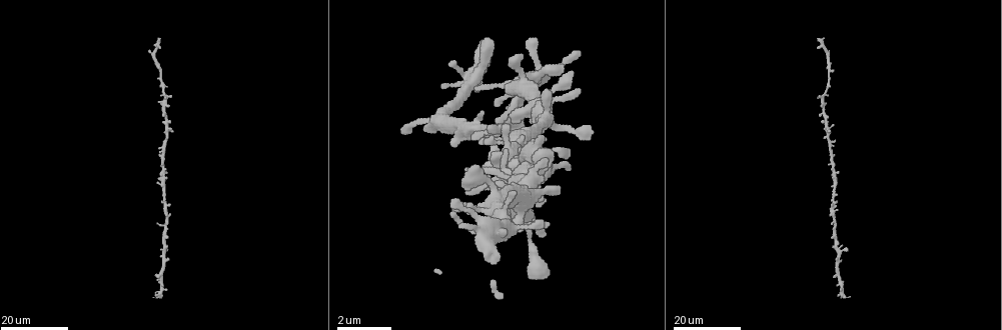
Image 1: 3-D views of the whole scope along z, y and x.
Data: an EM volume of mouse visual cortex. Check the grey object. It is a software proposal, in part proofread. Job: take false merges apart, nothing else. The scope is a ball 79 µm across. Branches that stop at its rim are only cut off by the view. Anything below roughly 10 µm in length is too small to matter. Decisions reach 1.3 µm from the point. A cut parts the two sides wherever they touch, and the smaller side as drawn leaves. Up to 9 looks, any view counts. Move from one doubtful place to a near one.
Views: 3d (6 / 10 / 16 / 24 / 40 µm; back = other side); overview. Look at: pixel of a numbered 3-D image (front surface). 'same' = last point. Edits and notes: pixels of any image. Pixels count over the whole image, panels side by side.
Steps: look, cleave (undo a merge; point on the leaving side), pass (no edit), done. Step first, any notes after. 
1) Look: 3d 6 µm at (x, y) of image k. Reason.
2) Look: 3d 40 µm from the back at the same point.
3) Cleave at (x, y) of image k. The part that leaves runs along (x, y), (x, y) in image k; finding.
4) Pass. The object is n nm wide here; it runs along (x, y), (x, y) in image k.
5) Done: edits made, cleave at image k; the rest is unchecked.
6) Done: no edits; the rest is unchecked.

Look: 3d 24 µm at (162, 80) of image 1. Two arms in line, one across.

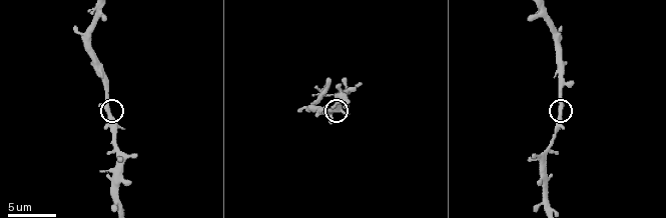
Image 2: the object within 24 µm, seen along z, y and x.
Look: 3d 6 µm at (561, 109) of image 2.

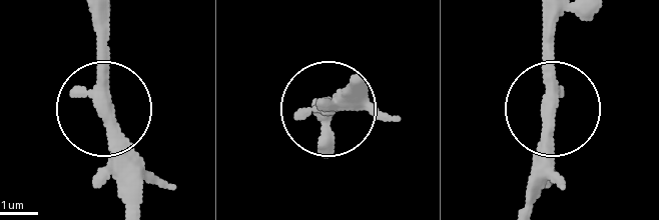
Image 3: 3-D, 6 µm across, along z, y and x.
Pass. 3 arms meet here; it runs along (128, 203), (106, 98), (106, 15) in image 3; continuous, no second cell.

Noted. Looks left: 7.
Look: 3d 24 µm at (164, 259) of image 1. Calibre changes.

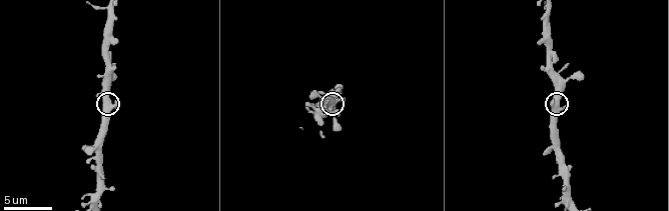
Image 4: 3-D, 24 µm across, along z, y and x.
Look: 3d 6 µm at (105, 98) of image 4.

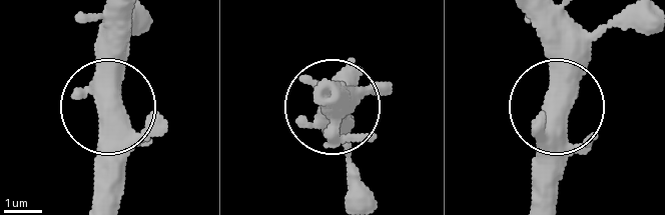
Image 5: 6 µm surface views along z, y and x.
Pass. 3 arms meet here; it runs along (530, 18), (559, 123), (556, 200) in image 5; one cell here.

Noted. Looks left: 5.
Look: 3d 24 µm at (160, 167) of image 1.

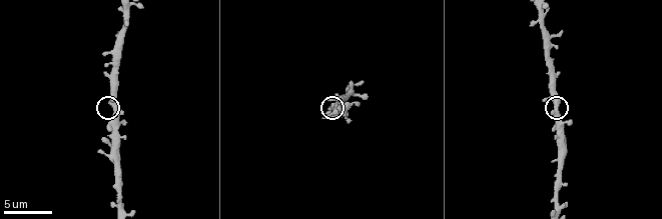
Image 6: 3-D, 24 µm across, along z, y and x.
Look: 3d 6 µm at (114, 106) of image 6. Zoom in.

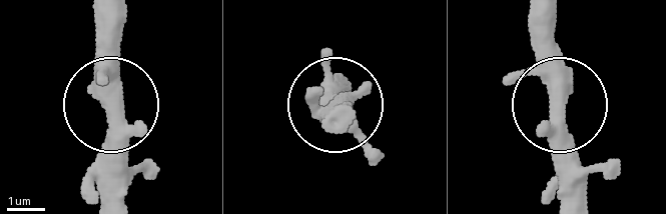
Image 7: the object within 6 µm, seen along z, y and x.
Pass. It runs along (559, 102), (559, 195) in image 7; one cell here.

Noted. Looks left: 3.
Look: 3d 10 µm at (546, 153) of image 2. Sudden change in width.

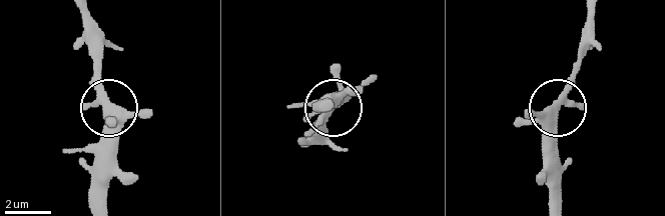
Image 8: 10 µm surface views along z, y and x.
Pass. It runs along (104, 202), (108, 99), (98, 61) in image 8; continuous, no second cell.

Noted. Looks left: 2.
Done: no edits; the rest is unchecked.

